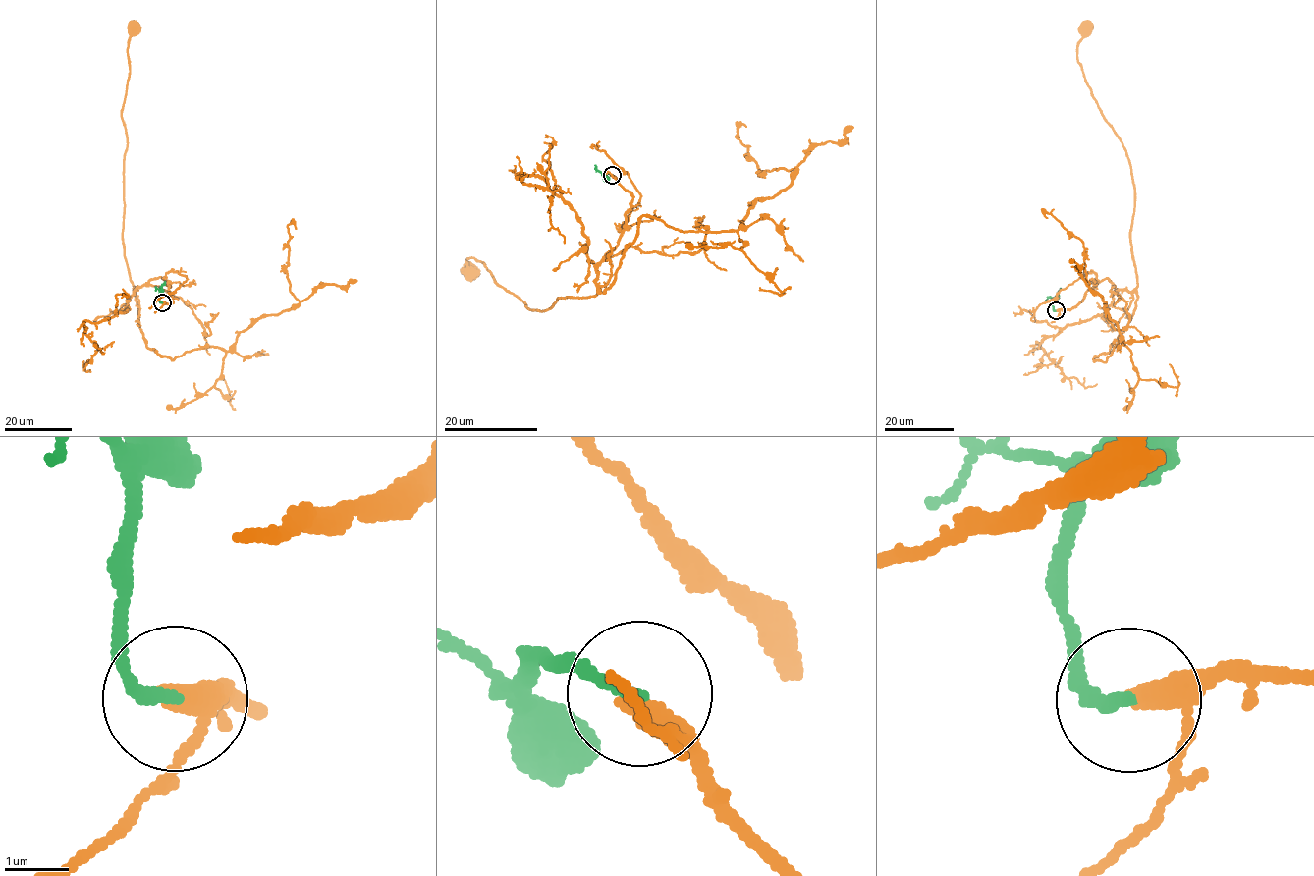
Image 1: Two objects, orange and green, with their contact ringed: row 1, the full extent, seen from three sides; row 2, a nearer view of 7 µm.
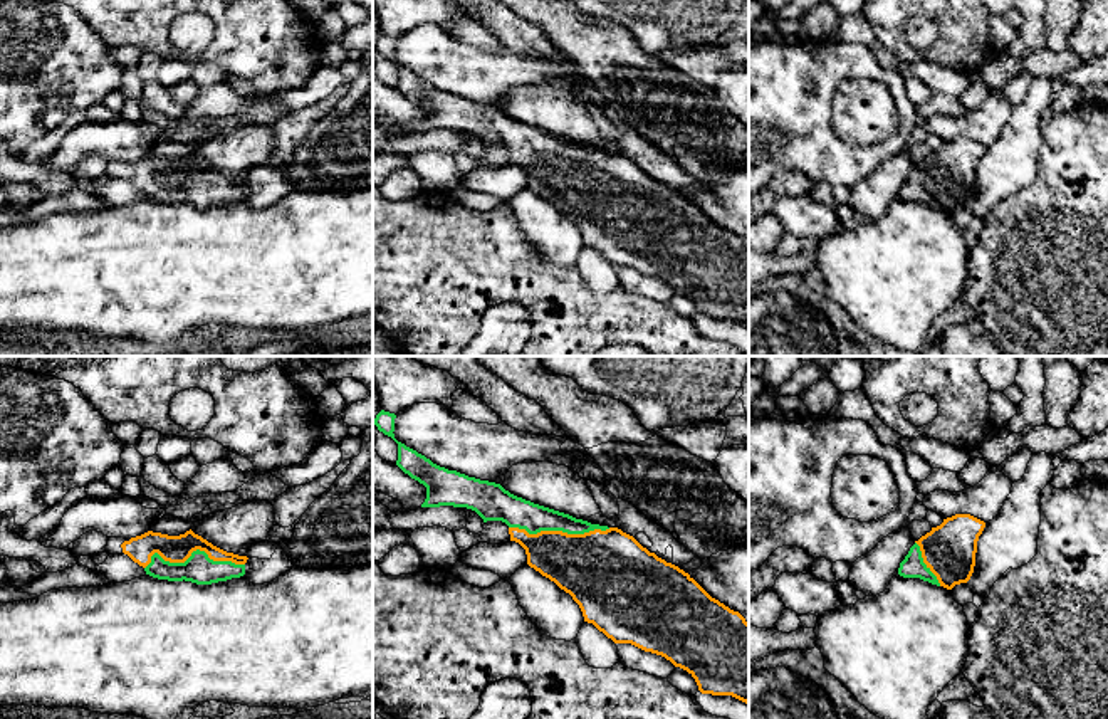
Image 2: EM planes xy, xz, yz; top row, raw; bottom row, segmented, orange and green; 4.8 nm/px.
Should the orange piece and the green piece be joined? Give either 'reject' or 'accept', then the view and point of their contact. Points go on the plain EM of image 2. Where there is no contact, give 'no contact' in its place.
accept; meets orange in xy at (192, 175)

